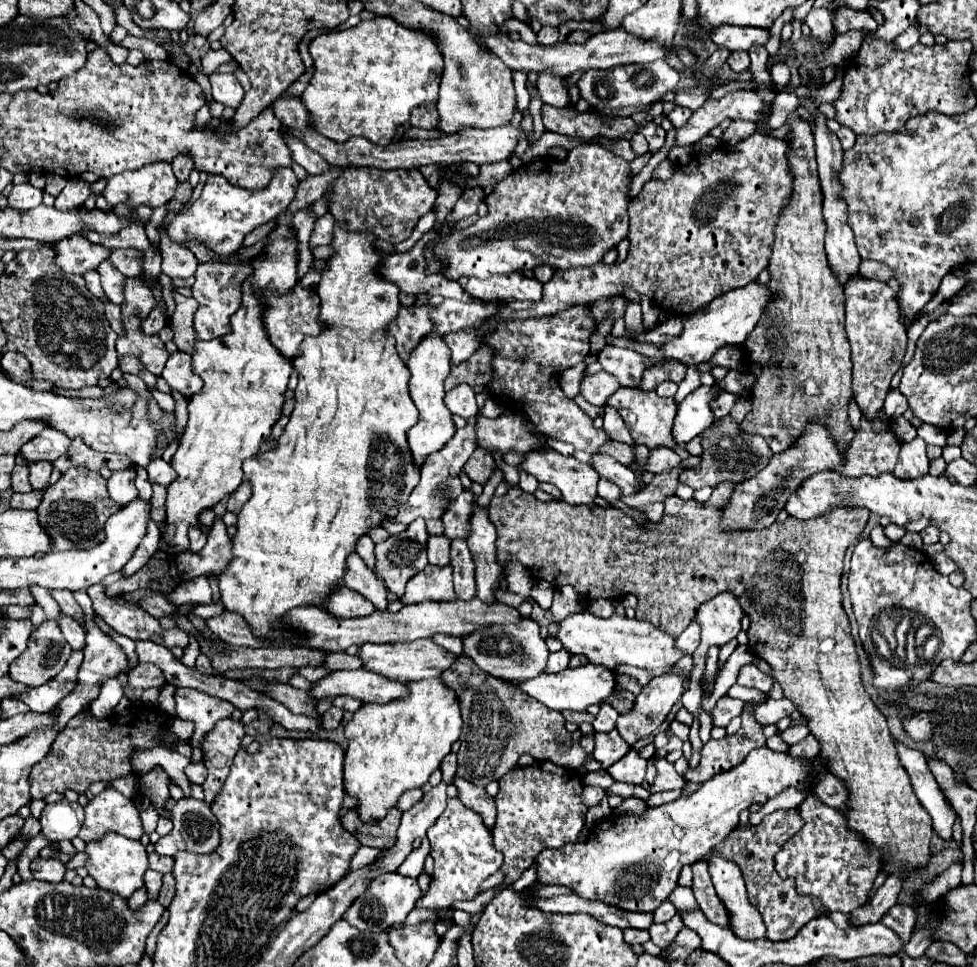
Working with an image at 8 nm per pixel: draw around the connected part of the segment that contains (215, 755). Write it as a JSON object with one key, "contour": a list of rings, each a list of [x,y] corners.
{"contour":[[[222,719],[204,737],[202,751],[204,751],[204,761],[208,767],[208,777],[206,777],[202,787],[204,787],[206,803],[214,801],[222,783],[226,781],[230,767],[232,767],[232,761],[234,761],[234,755],[238,753],[240,741],[244,735],[246,735],[244,725],[240,721]]]}

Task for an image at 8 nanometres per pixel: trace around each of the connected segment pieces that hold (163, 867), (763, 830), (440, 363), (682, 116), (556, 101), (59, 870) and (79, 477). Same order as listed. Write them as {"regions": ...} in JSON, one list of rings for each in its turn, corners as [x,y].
{"regions":[[[[150,853],[148,859],[150,859],[150,869],[154,869],[154,871],[158,871],[162,875],[170,873],[172,867],[174,867],[174,859],[172,857],[160,857],[156,853]]],[[[798,809],[774,811],[766,815],[762,823],[756,827],[750,827],[750,829],[736,827],[734,831],[730,831],[730,835],[722,843],[718,843],[718,847],[712,849],[712,853],[704,857],[704,861],[708,863],[712,855],[720,855],[724,859],[734,861],[740,867],[742,877],[746,881],[746,889],[748,893],[752,893],[752,905],[760,911],[766,923],[766,939],[770,941],[786,941],[794,937],[798,929],[802,929],[802,925],[806,925],[814,917],[830,915],[830,909],[826,909],[822,901],[818,901],[816,897],[798,895],[794,879],[782,879],[774,869],[774,855],[784,847],[788,839],[792,839],[802,829],[802,825],[804,821],[798,815]]],[[[434,333],[434,337],[428,337],[426,341],[422,341],[422,345],[418,345],[418,349],[414,349],[406,365],[410,369],[408,391],[420,412],[418,423],[408,431],[408,443],[414,453],[414,463],[416,467],[420,467],[430,453],[440,451],[446,445],[446,441],[450,441],[456,433],[452,413],[444,405],[444,377],[450,373],[450,351],[444,339],[438,337],[438,333]]],[[[674,107],[666,117],[670,119],[670,123],[672,123],[676,129],[680,129],[682,125],[686,125],[686,121],[690,119],[690,115],[692,115],[692,111],[688,111],[688,109],[684,109],[684,107]]],[[[542,71],[538,73],[538,81],[536,81],[536,89],[542,95],[542,101],[554,107],[568,107],[569,94],[564,87],[564,79],[560,79],[558,75],[554,75],[552,71]]],[[[36,857],[30,865],[32,869],[32,875],[34,879],[38,881],[46,881],[46,883],[60,883],[64,881],[64,873],[66,873],[66,867],[60,863],[60,861],[54,861],[52,857],[50,859],[40,859]]],[[[72,467],[64,471],[62,477],[44,491],[44,499],[36,511],[40,523],[46,527],[54,541],[54,549],[88,549],[104,541],[104,523],[112,513],[112,503],[116,501],[110,499],[106,491],[106,479],[98,471]]]]}

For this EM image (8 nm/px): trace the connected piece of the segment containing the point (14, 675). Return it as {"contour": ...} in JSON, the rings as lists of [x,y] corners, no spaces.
{"contour":[[[44,621],[32,631],[28,647],[10,663],[10,679],[28,687],[40,687],[54,679],[66,665],[72,649],[54,621]]]}

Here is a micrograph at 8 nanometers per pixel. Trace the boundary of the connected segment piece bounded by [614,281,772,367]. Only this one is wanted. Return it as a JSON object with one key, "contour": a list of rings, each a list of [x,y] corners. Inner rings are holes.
{"contour":[[[754,281],[754,283],[750,283],[742,289],[734,289],[730,293],[724,293],[722,297],[716,297],[710,305],[698,309],[692,315],[686,315],[682,319],[682,327],[684,327],[682,333],[678,337],[674,337],[672,341],[664,343],[662,347],[658,347],[654,343],[638,343],[638,341],[632,341],[628,337],[616,339],[614,345],[634,349],[640,355],[650,357],[650,359],[674,359],[674,361],[680,361],[680,363],[690,365],[690,367],[696,367],[700,363],[710,363],[712,355],[720,347],[724,347],[724,345],[744,345],[746,337],[752,333],[752,329],[758,323],[764,307],[768,305],[770,297],[772,297],[772,293],[768,291],[768,287]]]}

